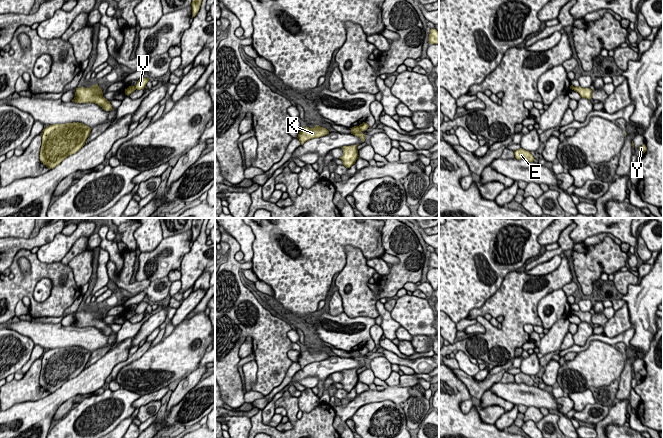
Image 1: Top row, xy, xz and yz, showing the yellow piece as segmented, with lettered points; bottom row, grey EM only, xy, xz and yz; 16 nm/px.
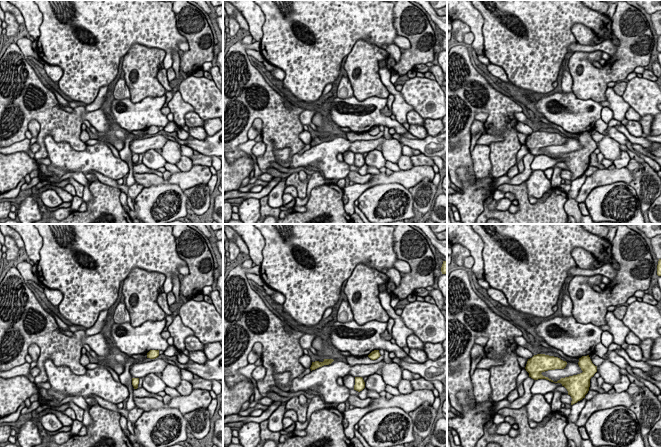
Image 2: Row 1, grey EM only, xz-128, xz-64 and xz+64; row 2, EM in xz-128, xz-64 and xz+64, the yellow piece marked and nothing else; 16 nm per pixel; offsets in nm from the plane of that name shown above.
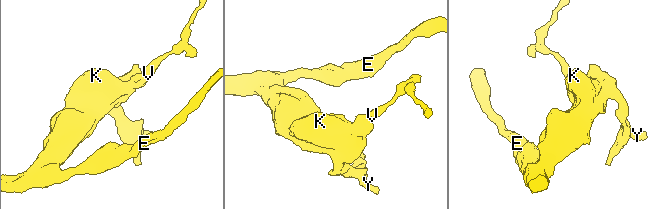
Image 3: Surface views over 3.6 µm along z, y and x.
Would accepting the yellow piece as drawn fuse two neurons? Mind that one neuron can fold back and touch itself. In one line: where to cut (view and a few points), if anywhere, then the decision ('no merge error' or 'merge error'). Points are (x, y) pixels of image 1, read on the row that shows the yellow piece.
cut xz (358, 126), (361, 130); merge error

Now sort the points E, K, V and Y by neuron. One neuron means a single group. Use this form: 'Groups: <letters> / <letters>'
Groups: E K Y / V

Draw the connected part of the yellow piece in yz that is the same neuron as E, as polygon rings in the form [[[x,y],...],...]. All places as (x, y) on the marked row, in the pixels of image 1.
[[[522,148],[514,151],[514,155],[515,155],[515,158],[517,160],[525,159],[525,160],[527,160],[529,162],[535,161],[535,159],[534,159],[533,155],[531,154],[531,152],[526,151],[526,150],[522,149]]]

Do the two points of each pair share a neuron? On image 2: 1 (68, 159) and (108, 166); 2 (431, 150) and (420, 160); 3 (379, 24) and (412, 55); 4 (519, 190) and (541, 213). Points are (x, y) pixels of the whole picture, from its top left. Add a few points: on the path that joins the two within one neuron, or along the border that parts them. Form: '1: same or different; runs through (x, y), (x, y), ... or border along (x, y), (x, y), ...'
1: same; runs through (78, 160), (98, 160)
2: different; border along (421, 153), (430, 157)
3: different; border along (393, 11), (393, 26), (399, 35)
4: same; runs through (522, 197), (523, 201), (534, 212)

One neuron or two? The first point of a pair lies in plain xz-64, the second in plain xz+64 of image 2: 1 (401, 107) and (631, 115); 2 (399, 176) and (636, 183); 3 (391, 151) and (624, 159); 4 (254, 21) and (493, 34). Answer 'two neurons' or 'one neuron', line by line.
1: two neurons
2: two neurons
3: two neurons
4: two neurons

